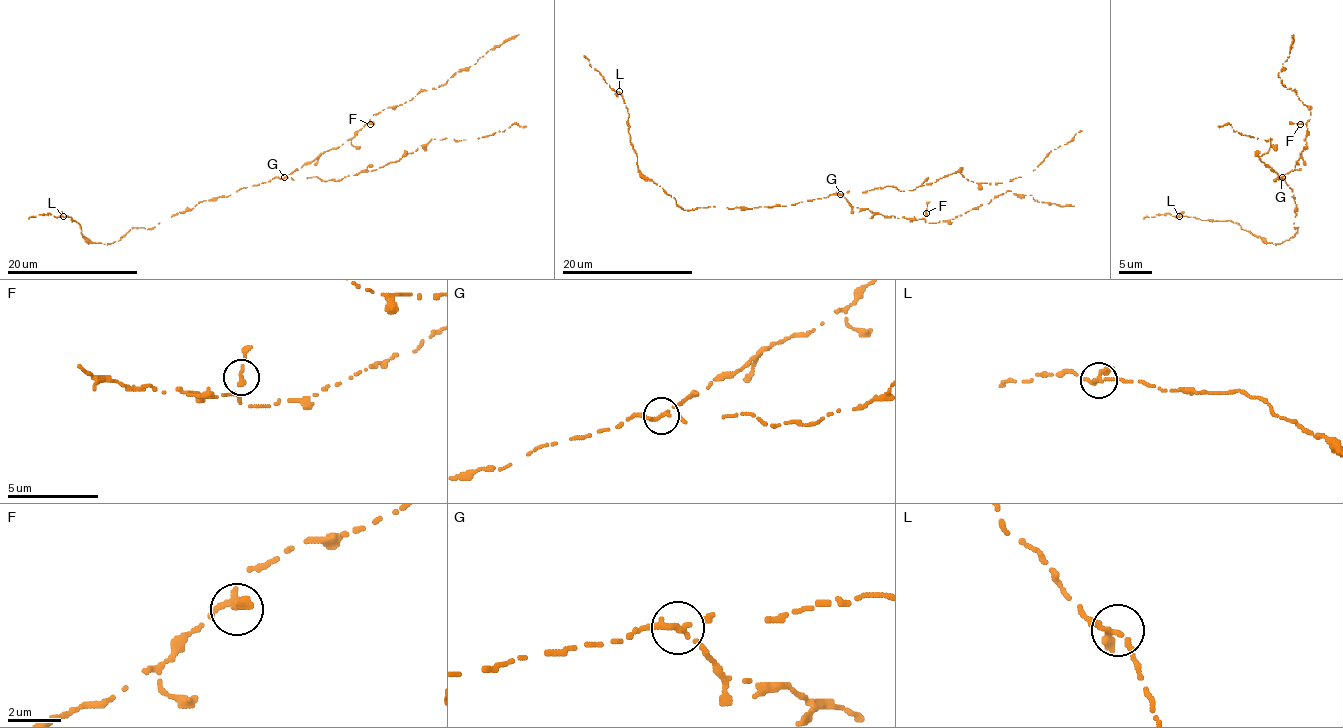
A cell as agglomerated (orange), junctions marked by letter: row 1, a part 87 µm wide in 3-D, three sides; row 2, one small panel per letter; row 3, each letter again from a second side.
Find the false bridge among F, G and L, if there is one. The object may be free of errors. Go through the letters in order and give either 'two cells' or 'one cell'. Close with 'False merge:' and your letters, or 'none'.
F: one cell
G: two cells
L: one cell
False merge: G

